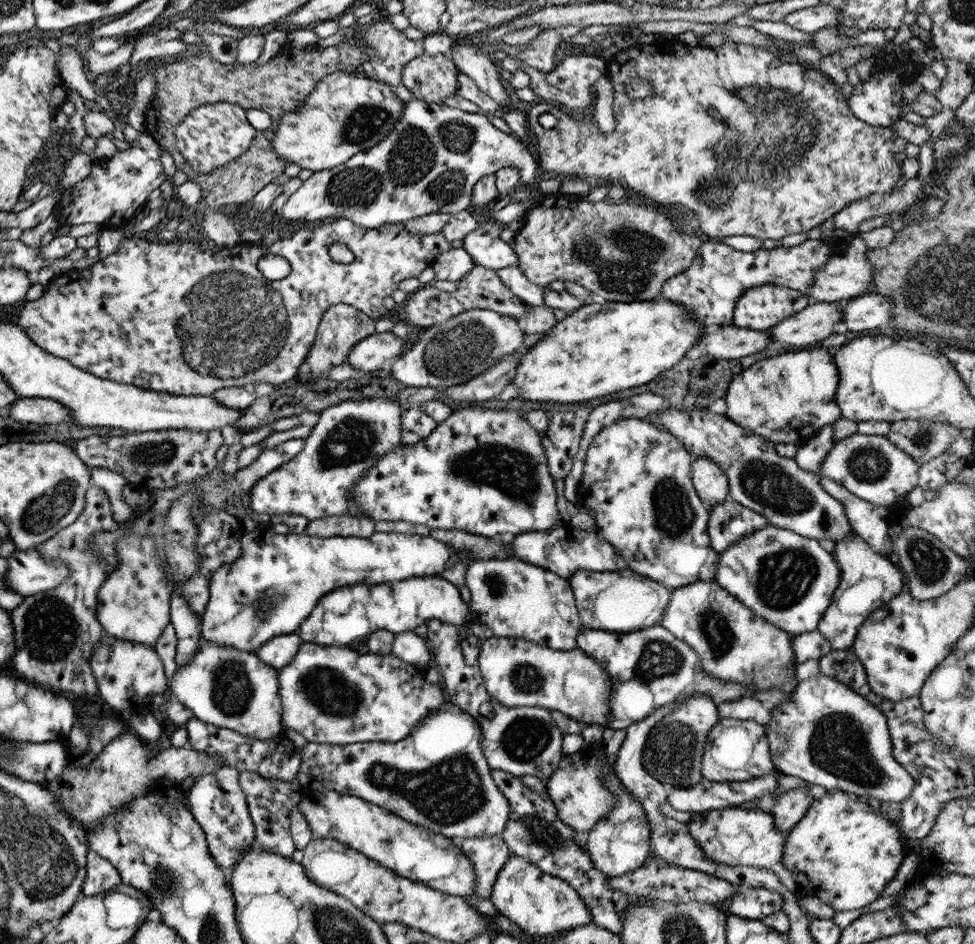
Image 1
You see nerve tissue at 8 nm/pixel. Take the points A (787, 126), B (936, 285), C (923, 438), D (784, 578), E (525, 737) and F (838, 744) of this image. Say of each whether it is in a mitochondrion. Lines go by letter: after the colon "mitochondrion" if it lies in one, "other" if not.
A: mitochondrion
B: mitochondrion
C: mitochondrion
D: mitochondrion
E: mitochondrion
F: mitochondrion

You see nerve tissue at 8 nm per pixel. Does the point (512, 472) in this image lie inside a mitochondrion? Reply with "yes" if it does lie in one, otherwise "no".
yes

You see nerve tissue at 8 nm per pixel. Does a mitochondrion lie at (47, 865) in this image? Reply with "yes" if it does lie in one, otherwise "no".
yes

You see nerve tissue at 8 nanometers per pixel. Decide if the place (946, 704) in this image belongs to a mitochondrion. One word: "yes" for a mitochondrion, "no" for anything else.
no

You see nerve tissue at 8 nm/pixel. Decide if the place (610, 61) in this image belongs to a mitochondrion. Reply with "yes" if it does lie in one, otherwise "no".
no

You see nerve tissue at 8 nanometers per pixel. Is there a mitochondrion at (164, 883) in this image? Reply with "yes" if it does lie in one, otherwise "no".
yes

